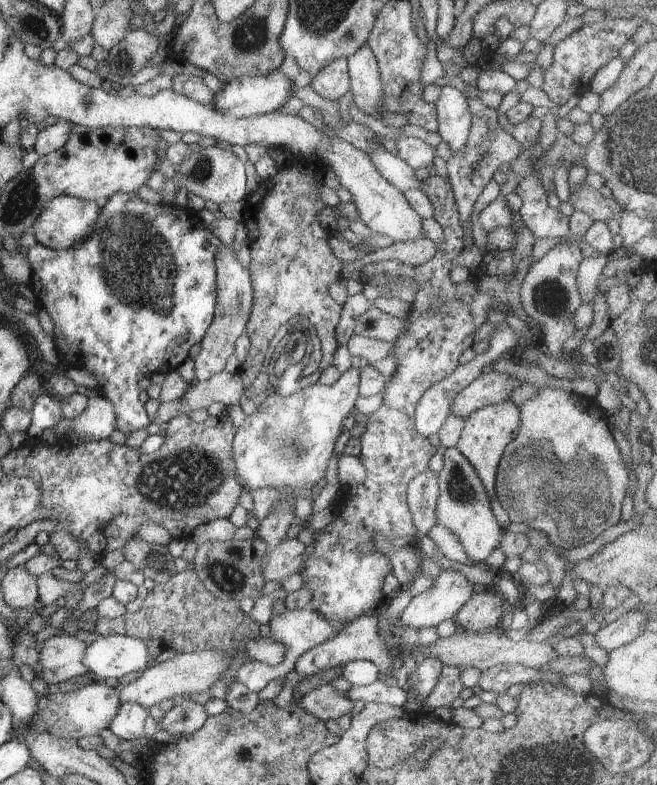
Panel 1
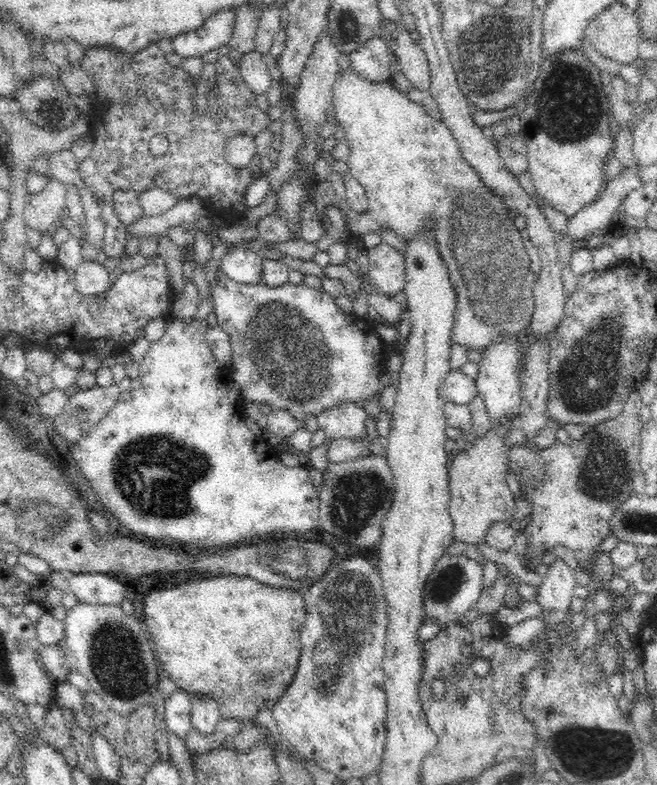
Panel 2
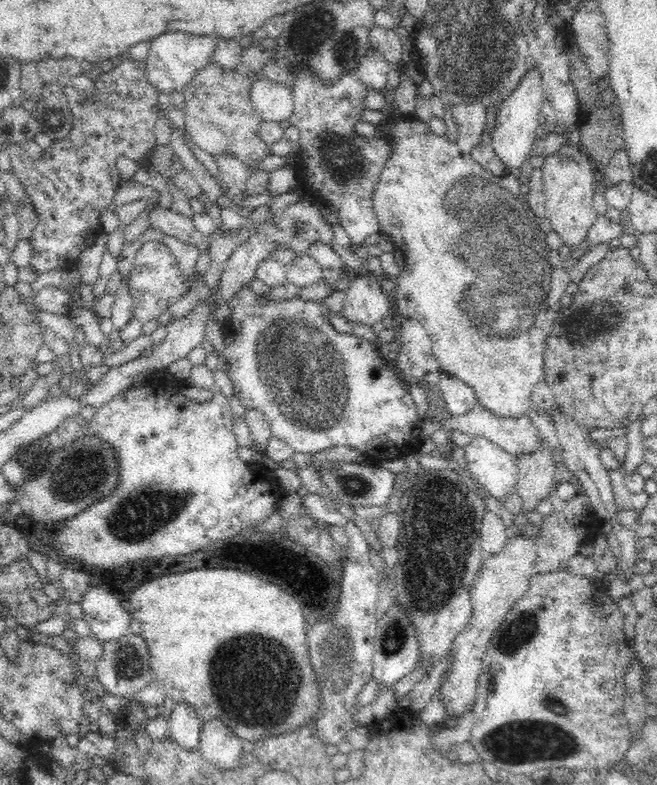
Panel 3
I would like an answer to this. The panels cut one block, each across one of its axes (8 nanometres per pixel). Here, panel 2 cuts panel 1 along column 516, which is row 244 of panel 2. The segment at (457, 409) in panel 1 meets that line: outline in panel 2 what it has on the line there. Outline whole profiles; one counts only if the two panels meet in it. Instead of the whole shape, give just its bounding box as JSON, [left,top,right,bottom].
[366,242,405,297]

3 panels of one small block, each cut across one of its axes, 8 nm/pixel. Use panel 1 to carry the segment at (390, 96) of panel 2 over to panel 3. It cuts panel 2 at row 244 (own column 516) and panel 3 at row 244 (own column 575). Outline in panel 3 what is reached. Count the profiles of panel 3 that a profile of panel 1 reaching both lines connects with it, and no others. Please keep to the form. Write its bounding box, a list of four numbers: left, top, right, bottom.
[372,114,552,417]

